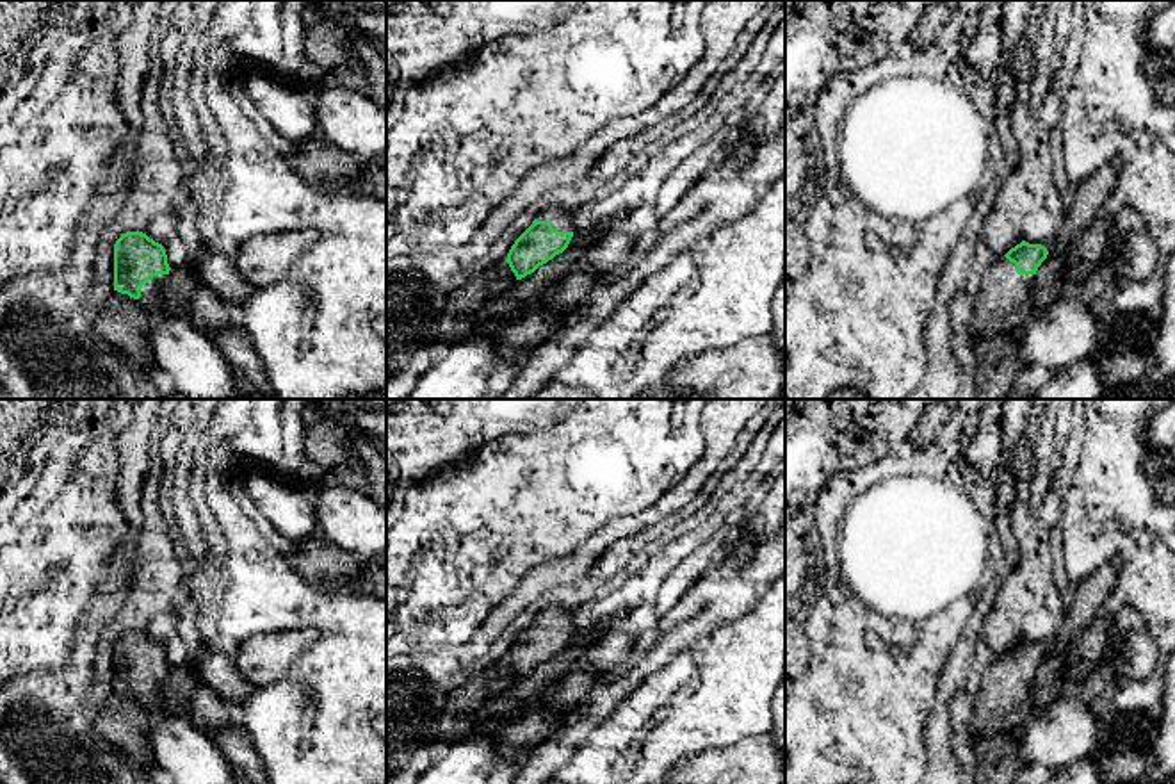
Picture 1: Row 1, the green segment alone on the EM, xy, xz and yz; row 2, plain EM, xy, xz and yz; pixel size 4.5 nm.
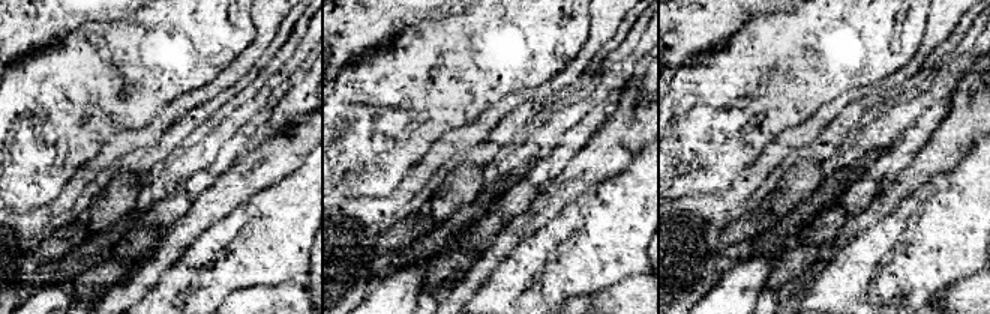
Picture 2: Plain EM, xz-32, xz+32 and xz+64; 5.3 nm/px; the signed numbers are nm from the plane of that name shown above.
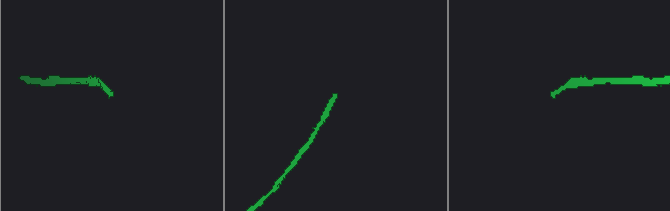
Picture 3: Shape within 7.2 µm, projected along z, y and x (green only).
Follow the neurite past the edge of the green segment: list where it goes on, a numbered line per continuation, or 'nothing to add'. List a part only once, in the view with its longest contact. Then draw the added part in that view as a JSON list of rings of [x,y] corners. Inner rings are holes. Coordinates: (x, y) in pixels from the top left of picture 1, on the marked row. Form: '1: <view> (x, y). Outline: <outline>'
1: xy (150, 302). Outline: [[[167,274],[150,278],[148,283],[141,287],[141,298],[137,299],[137,306],[144,312],[144,317],[150,319],[153,326],[167,317],[167,310],[162,301],[162,285],[166,280]]]

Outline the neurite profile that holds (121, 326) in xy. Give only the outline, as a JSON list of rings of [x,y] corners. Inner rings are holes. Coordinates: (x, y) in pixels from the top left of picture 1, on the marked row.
[[[118,290],[110,292],[107,305],[94,319],[94,337],[141,369],[153,363],[151,328],[153,324],[137,306],[137,299]]]

